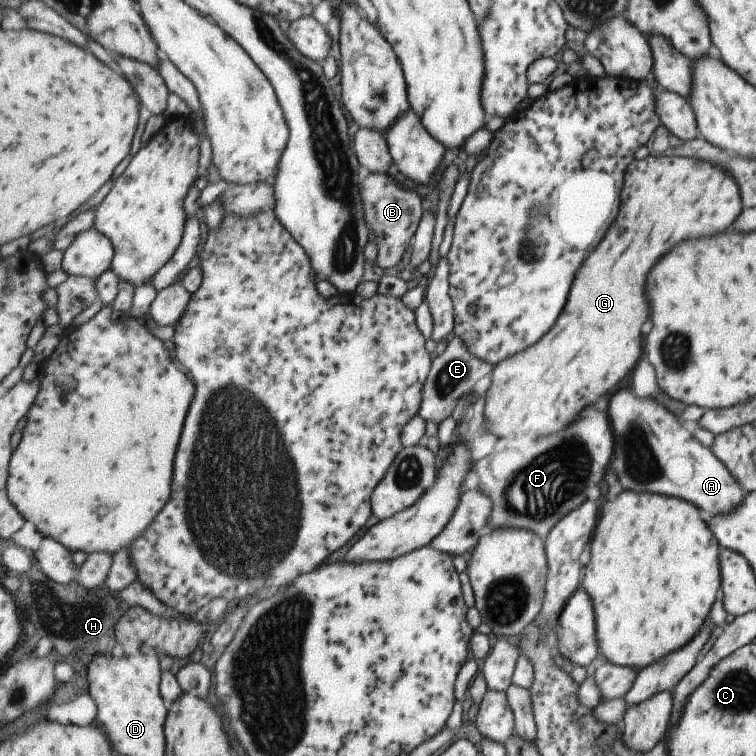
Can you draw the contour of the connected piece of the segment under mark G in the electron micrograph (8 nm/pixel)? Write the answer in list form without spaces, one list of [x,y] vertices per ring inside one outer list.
[[[650,154],[633,161],[628,172],[621,214],[617,216],[613,230],[609,230],[609,238],[593,250],[589,262],[585,262],[585,266],[577,272],[577,282],[573,282],[573,294],[569,296],[565,314],[561,314],[561,322],[557,322],[557,326],[549,330],[537,346],[496,365],[493,386],[488,388],[489,396],[486,396],[483,414],[489,432],[497,436],[515,434],[525,426],[525,422],[529,422],[521,418],[539,418],[539,434],[559,432],[563,426],[569,426],[585,406],[595,404],[603,394],[617,386],[643,356],[641,328],[651,314],[649,300],[645,296],[645,282],[651,268],[679,242],[723,232],[743,210],[743,200],[733,178],[719,165],[705,159]]]

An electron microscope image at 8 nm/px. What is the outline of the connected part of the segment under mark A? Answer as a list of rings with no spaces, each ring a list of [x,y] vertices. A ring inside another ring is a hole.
[[[621,390],[611,400],[611,423],[616,435],[616,453],[612,467],[617,470],[625,488],[635,492],[659,492],[667,496],[679,496],[693,502],[699,510],[703,510],[709,517],[718,517],[734,511],[743,501],[745,490],[731,475],[716,455],[707,448],[699,446],[691,435],[691,428],[677,418],[668,408],[649,395],[637,398],[629,390]]]

